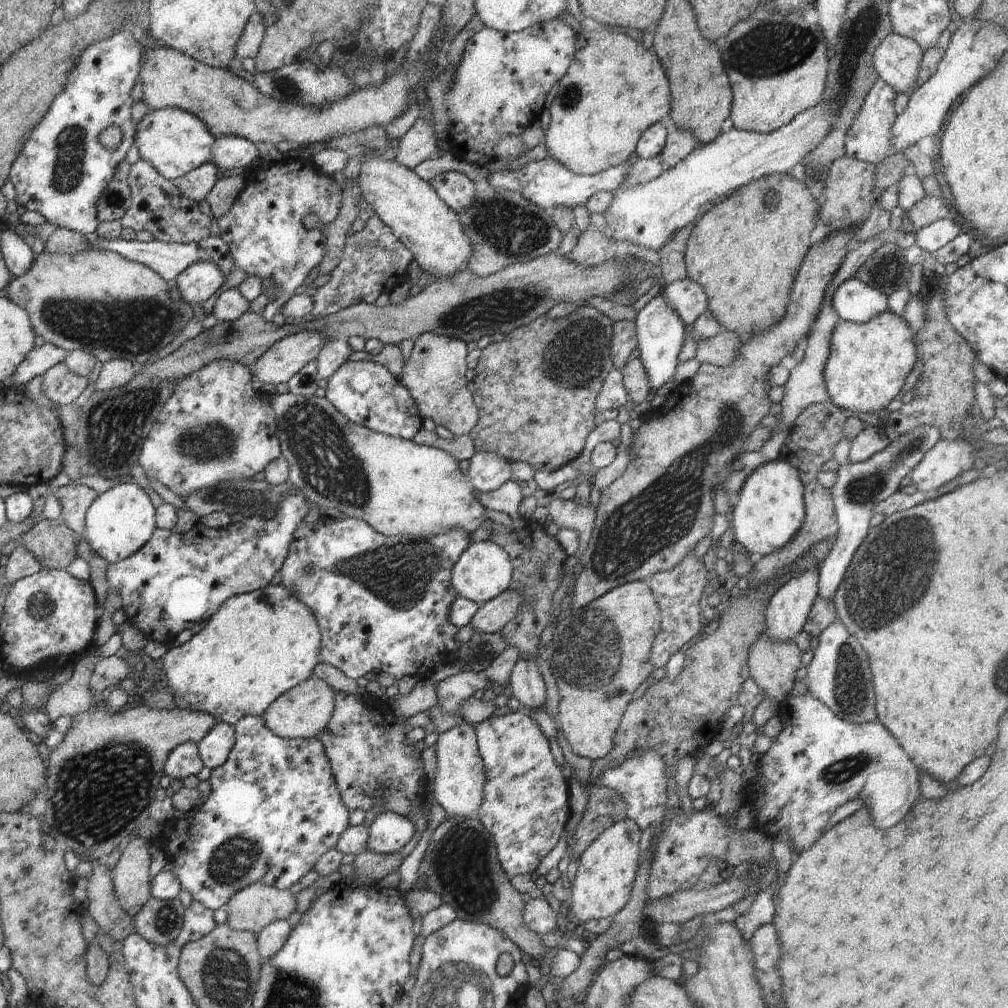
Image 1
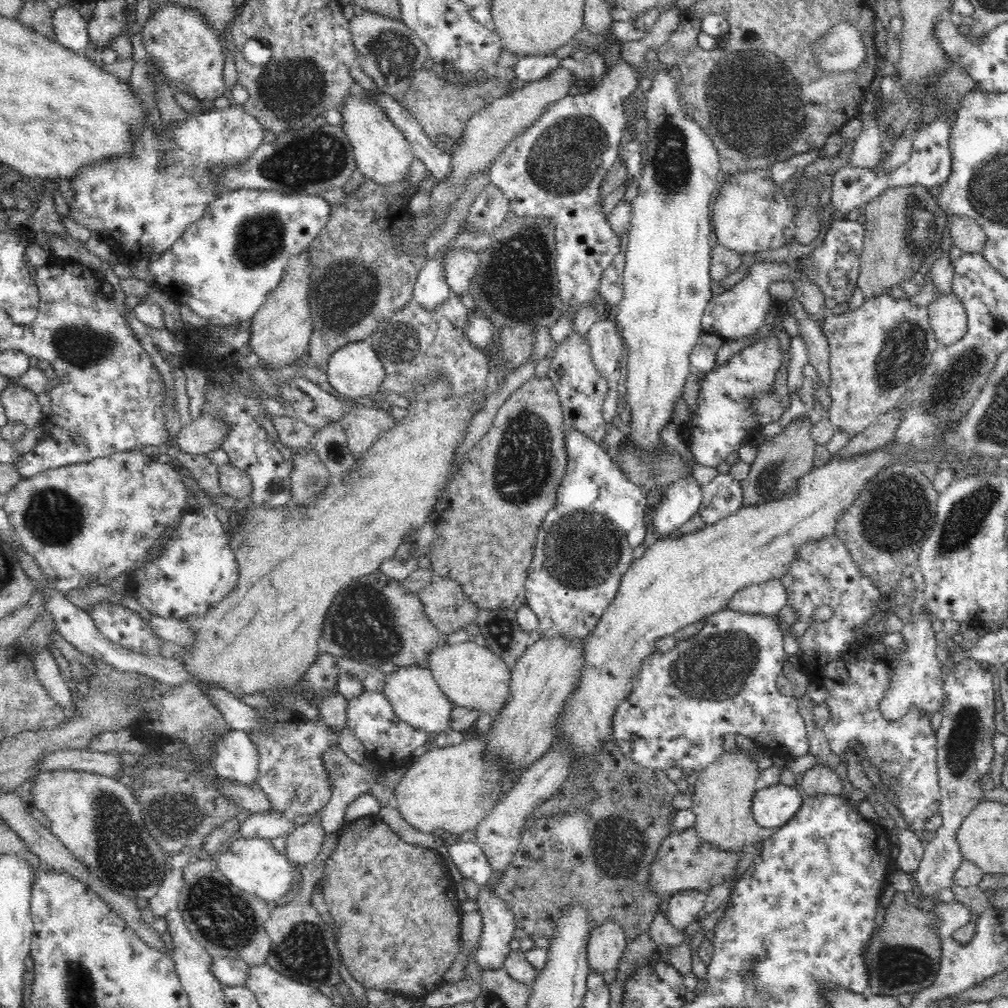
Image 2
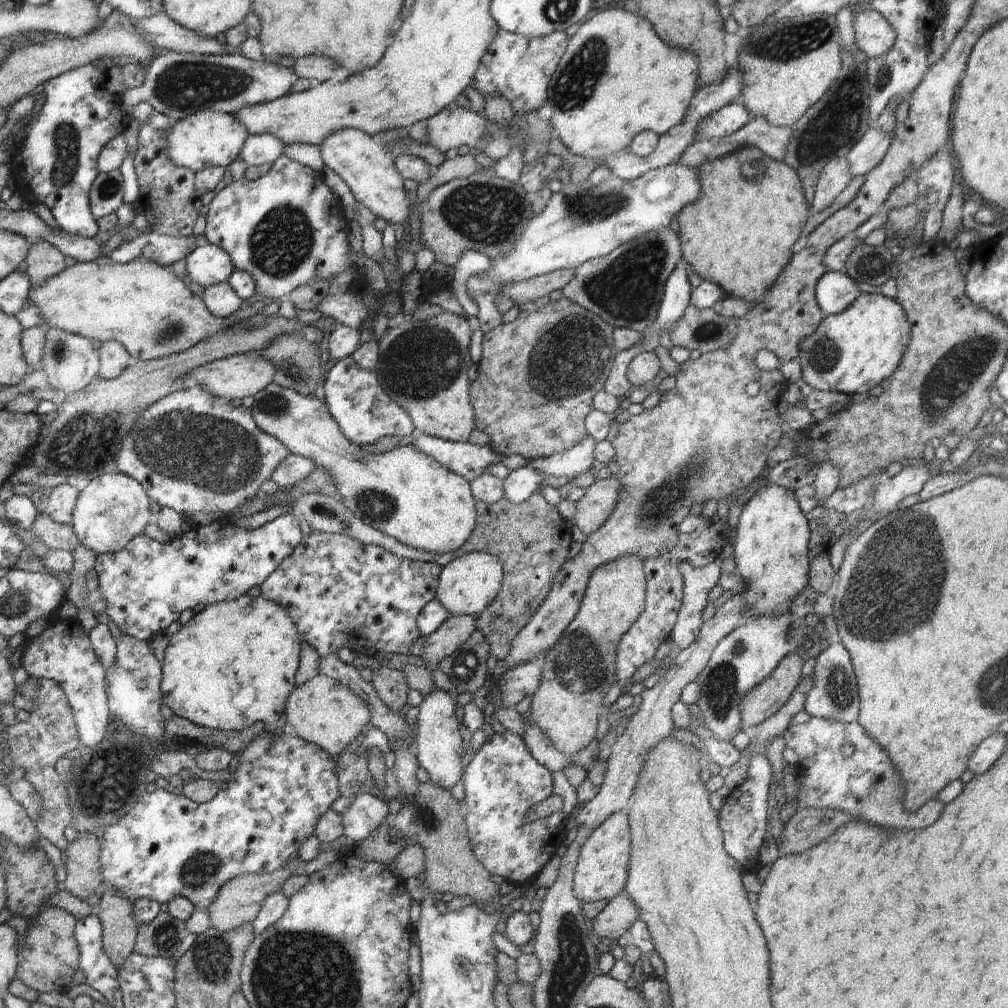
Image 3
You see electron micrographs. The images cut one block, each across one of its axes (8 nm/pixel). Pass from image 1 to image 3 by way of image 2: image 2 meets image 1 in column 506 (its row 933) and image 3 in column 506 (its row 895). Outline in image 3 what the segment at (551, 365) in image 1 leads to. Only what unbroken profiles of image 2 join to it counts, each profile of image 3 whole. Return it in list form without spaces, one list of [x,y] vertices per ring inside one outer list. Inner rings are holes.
[[[549,296],[538,298],[534,302],[522,304],[520,306],[518,317],[509,323],[502,323],[500,326],[493,328],[490,332],[483,334],[482,340],[482,356],[478,364],[478,376],[470,384],[471,402],[475,414],[475,428],[481,430],[488,436],[488,446],[492,448],[492,452],[496,452],[498,456],[507,457],[510,455],[520,455],[534,464],[537,458],[549,457],[565,450],[570,450],[576,444],[580,444],[587,437],[585,429],[585,420],[593,409],[593,398],[598,392],[604,390],[605,382],[612,370],[614,360],[620,349],[614,344],[613,327],[606,324],[596,314],[582,308],[579,304],[561,297],[558,300],[552,300]]]

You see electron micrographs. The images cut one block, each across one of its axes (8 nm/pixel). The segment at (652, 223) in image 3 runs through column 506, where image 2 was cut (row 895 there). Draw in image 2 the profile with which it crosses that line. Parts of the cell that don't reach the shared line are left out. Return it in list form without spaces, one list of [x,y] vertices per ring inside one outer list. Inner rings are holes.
[[[242,837],[232,842],[224,854],[215,860],[218,870],[234,885],[244,892],[265,900],[277,901],[290,889],[302,884],[301,870],[280,854],[270,839],[262,837]]]

